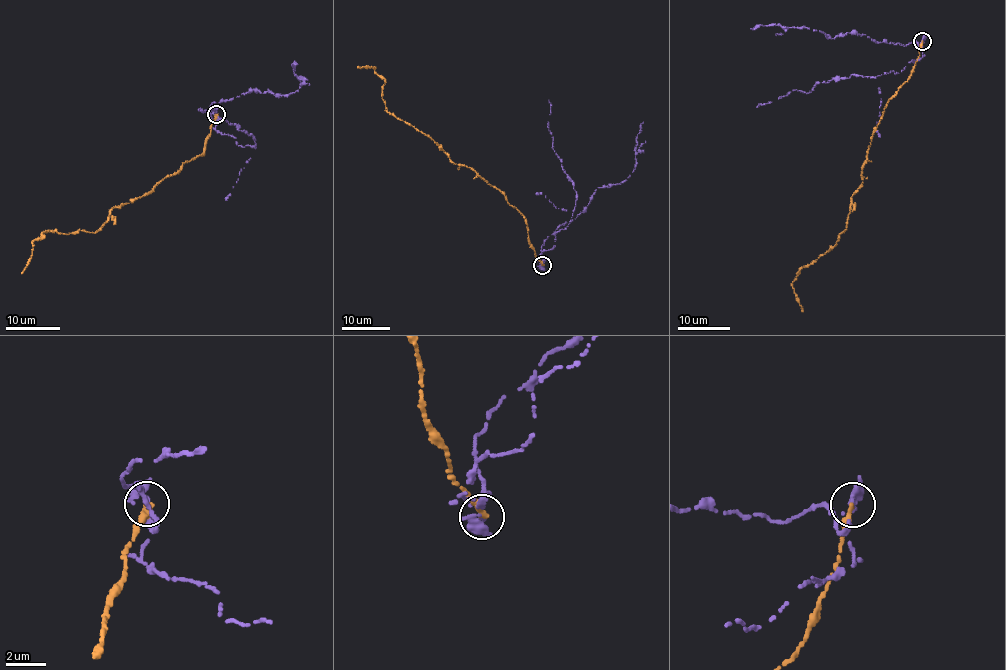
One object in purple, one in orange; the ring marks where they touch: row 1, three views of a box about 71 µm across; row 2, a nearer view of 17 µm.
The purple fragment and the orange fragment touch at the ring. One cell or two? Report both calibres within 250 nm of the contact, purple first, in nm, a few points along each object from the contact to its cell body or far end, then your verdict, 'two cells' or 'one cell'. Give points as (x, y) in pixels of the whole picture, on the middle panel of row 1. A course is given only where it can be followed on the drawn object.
140 nm thick on the purple side, 340 nm on the other; purple runs (543, 265), (538, 259), (543, 251), (553, 248), (557, 232), (568, 226), (577, 195), (552, 147), (549, 100); orange runs (543, 265), (529, 241), (525, 218), (504, 196), (387, 111), (384, 80), (375, 67), (357, 67); two cells

